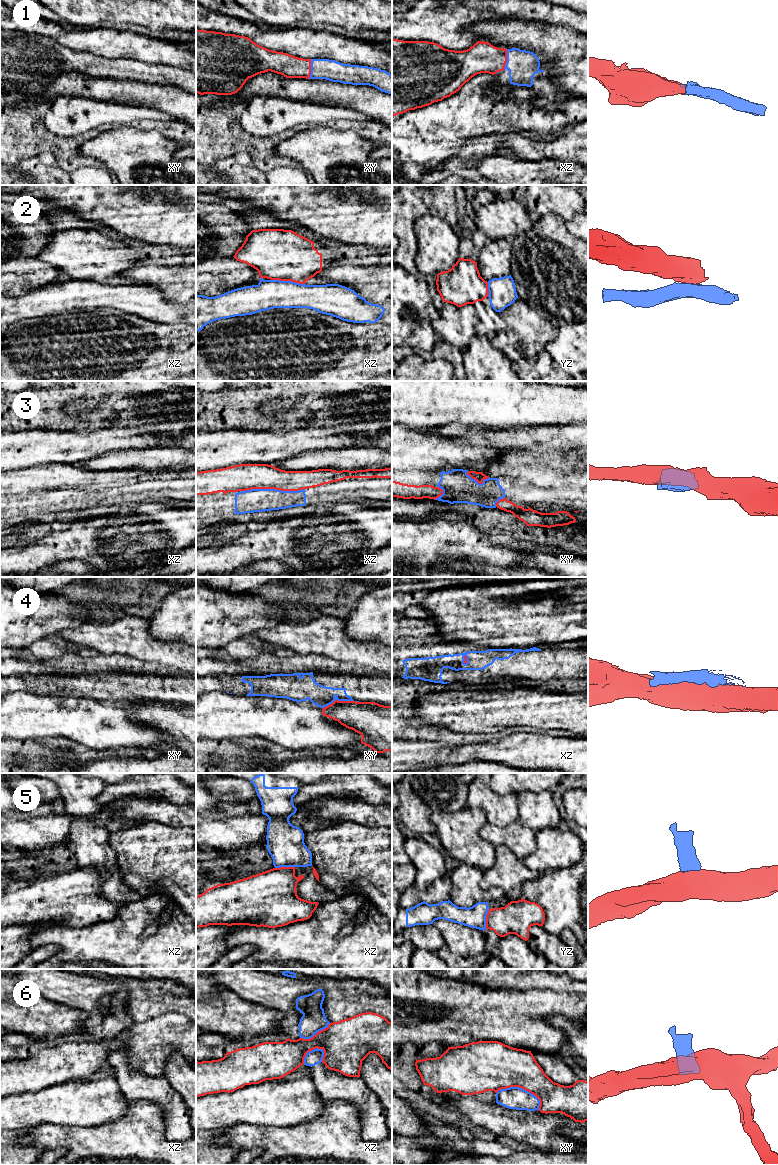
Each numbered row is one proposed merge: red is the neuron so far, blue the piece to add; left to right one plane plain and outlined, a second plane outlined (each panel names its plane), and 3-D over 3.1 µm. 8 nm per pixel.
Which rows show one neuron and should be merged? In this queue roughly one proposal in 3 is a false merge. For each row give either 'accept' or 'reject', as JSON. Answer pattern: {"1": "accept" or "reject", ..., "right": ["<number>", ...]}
{"1": "accept", "2": "reject", "3": "reject", "4": "reject", "5": "reject", "6": "reject", "right": ["1"]}

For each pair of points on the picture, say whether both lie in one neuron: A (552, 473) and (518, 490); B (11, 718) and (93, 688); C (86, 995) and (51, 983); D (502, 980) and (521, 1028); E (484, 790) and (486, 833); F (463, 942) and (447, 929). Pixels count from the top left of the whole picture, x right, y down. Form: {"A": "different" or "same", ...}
{"A": "same", "B": "different", "C": "same", "D": "different", "E": "different", "F": "same"}

